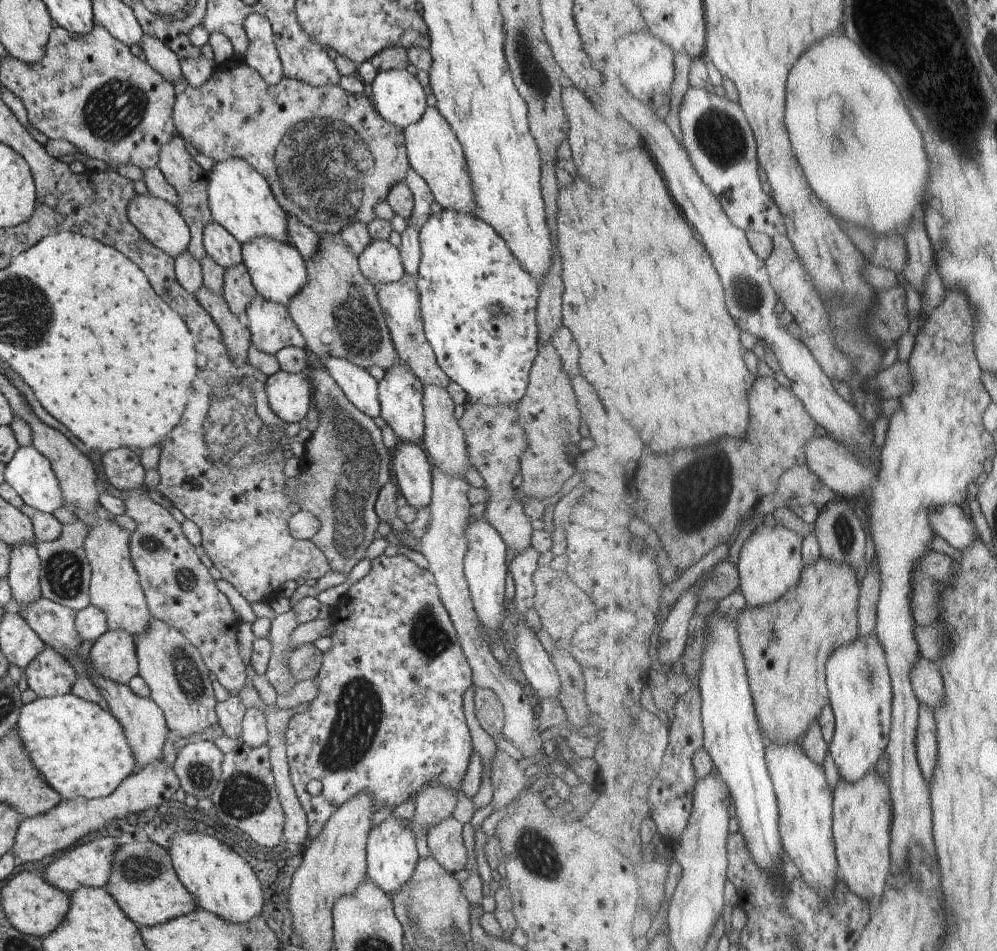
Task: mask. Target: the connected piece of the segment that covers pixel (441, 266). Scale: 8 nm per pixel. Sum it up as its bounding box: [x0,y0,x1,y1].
[415,209,539,406]

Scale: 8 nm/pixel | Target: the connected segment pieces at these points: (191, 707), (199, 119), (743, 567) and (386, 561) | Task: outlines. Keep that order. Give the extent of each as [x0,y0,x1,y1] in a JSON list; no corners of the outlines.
[[134,617,218,738],[173,58,410,235],[739,522,808,607],[285,554,473,841]]

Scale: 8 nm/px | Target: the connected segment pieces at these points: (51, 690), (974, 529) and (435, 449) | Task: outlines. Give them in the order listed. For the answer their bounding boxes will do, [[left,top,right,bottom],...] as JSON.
[[24,645,78,697],[930,504,980,551],[421,384,470,475]]

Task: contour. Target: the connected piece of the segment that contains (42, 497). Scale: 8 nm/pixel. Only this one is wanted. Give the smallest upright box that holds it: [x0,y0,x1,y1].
[4,444,64,514]

